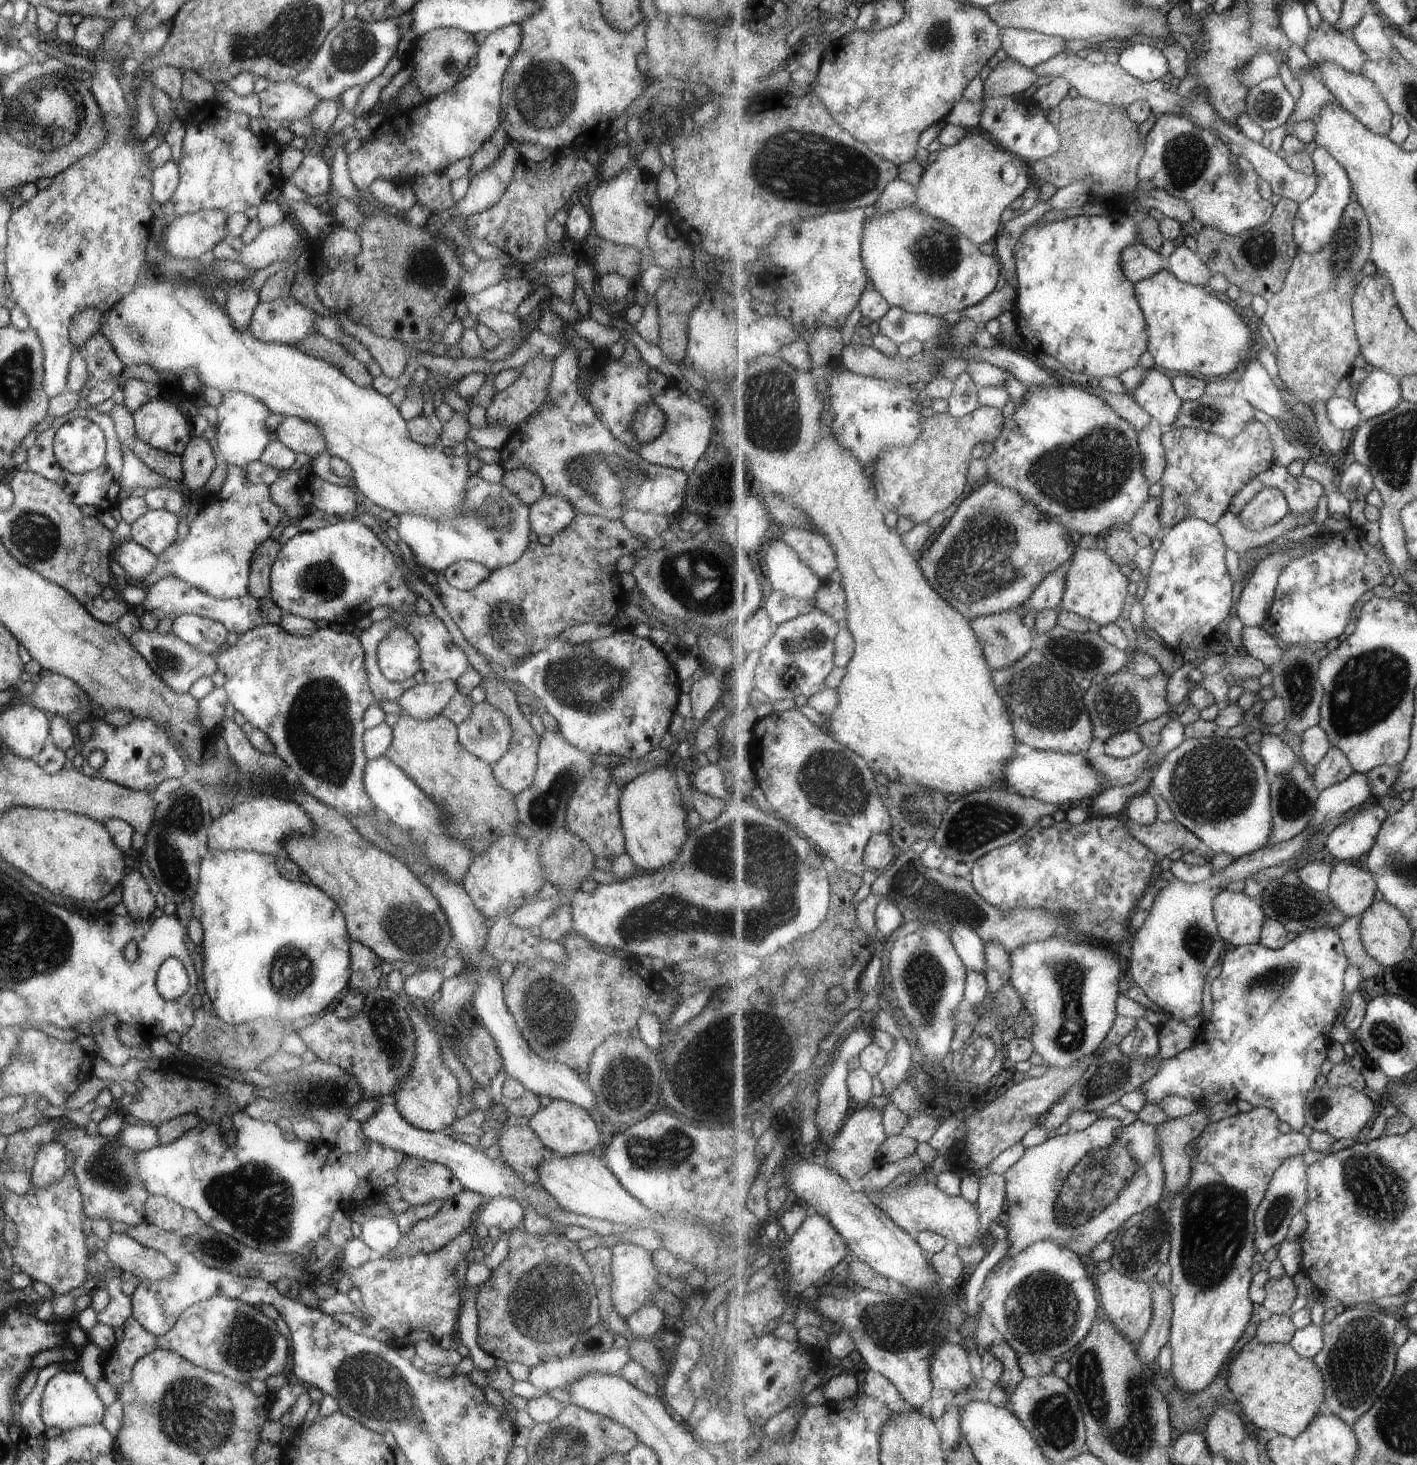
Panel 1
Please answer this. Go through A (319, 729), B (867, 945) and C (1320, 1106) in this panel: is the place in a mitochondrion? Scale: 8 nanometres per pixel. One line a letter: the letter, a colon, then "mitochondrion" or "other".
A: mitochondrion
B: other
C: mitochondrion

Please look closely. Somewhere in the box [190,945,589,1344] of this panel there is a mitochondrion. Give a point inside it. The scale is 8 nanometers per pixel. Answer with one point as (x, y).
(246, 1198)

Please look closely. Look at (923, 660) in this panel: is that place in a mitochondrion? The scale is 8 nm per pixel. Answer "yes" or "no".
no

